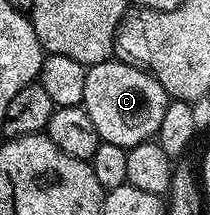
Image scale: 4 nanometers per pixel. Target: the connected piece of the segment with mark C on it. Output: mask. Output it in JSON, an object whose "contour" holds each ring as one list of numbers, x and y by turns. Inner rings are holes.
{"contour":[[110,59,86,68,83,108,91,115,91,123,95,123,95,131,102,141,115,143,128,151,134,145,156,138,159,123,163,123,163,111,167,111,171,98,152,73,128,60,117,60]]}

